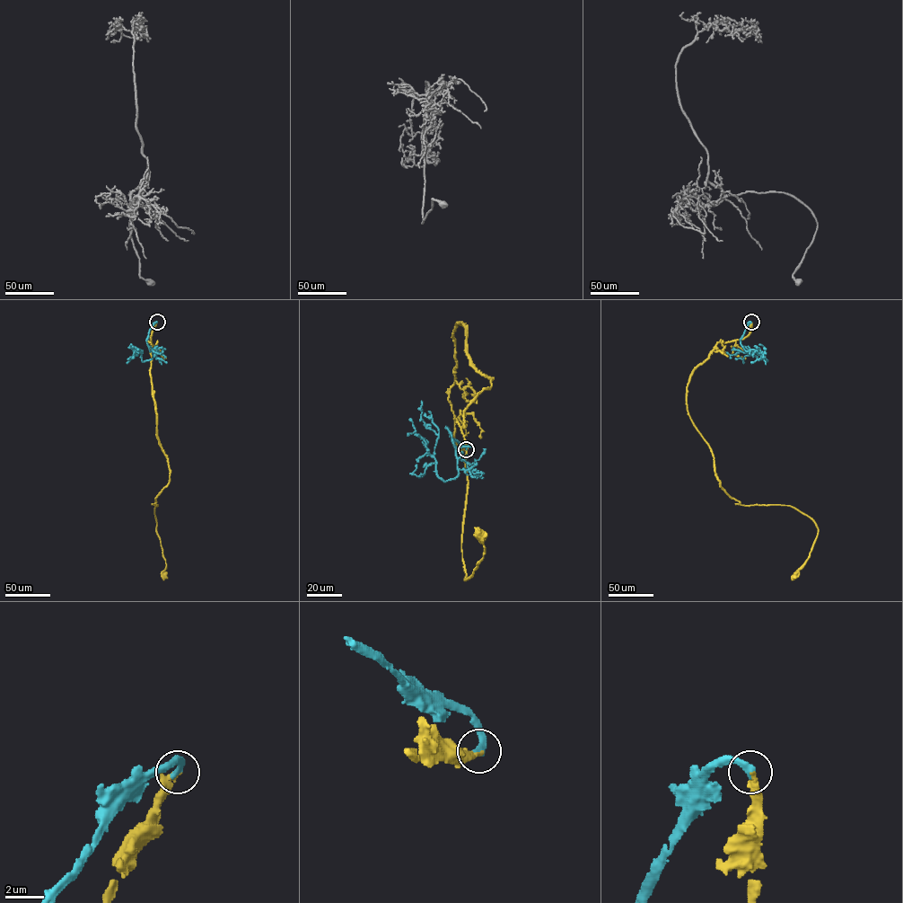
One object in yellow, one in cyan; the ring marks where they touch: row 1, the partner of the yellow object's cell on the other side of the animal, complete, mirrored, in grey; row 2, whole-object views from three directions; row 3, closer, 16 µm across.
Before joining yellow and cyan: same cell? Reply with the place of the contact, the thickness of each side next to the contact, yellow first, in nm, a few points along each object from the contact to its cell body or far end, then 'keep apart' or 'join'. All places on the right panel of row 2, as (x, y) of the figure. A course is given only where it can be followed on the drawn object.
place (751, 322); calibres 320 and 400 nm; course yellow (751, 322), (695, 369), (687, 411), (731, 497), (791, 506), (815, 524), (795, 576); course cyan (751, 322), (740, 342), (746, 350), (755, 349), (767, 360), (755, 352), (741, 351), (730, 355), (726, 351); join

